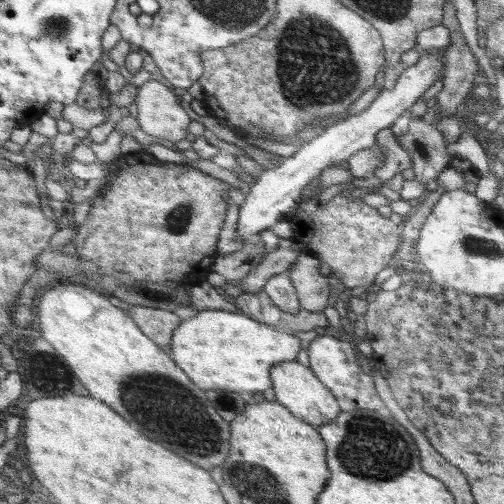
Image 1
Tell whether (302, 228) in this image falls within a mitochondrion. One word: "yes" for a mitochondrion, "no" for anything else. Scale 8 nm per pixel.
no

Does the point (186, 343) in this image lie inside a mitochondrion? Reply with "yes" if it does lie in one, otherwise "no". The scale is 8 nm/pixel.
no

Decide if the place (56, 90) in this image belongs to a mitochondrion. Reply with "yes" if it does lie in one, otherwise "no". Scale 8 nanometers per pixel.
no

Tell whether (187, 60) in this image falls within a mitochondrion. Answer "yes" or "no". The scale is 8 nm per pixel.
no

